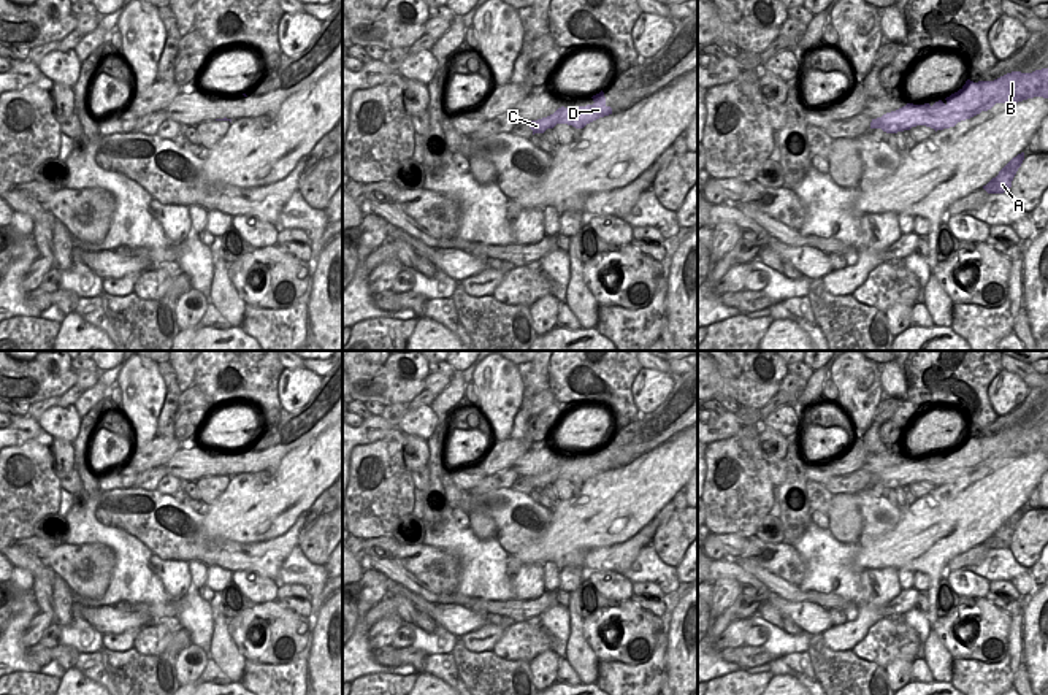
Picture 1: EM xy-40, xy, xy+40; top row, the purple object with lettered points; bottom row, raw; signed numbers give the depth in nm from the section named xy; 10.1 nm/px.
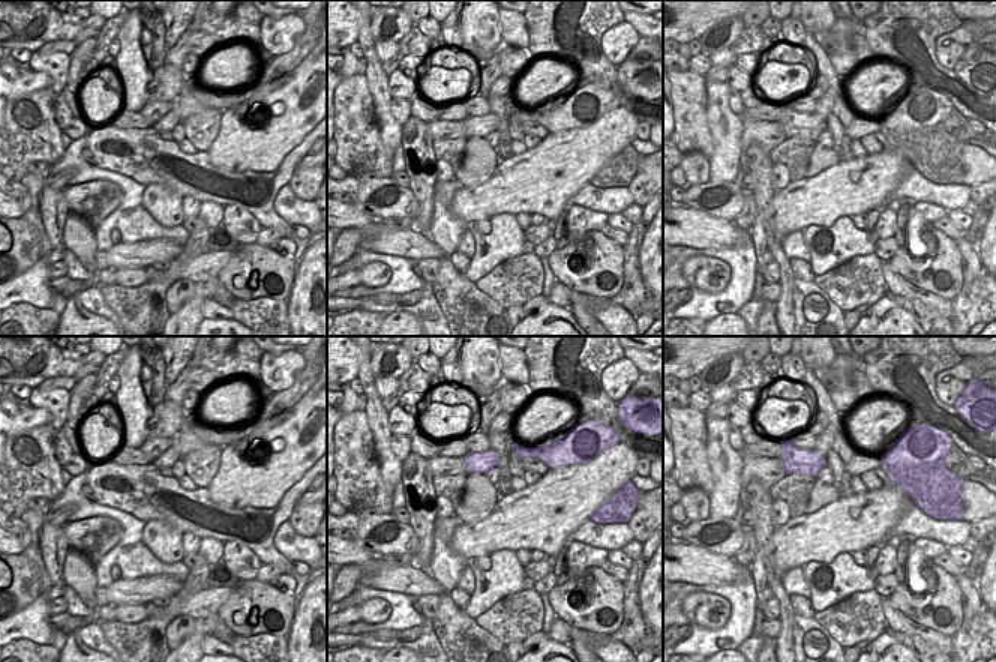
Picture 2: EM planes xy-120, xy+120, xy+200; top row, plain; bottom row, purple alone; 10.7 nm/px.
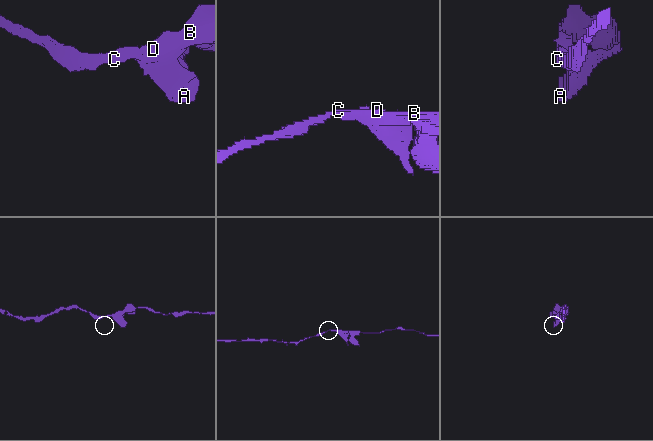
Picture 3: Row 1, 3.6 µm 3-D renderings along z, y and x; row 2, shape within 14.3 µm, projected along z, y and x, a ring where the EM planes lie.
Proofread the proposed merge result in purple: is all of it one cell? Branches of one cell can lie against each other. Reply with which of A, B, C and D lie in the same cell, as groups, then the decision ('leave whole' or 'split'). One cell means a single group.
A B C D; leave whole

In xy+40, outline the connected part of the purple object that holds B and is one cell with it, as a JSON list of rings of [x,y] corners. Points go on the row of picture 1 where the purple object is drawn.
[[[1048,68],[1032,73],[1012,71],[994,81],[973,83],[967,79],[958,92],[945,98],[945,103],[942,100],[932,106],[929,103],[907,103],[896,111],[872,119],[870,129],[897,133],[926,125],[937,132],[988,111],[996,103],[1018,103],[1034,97],[1048,98]]]

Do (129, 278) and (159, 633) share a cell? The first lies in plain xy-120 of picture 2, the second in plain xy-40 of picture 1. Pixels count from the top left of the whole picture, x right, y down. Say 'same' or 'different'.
same

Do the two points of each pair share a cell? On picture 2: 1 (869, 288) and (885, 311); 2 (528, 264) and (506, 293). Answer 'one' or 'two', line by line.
1: two
2: one

